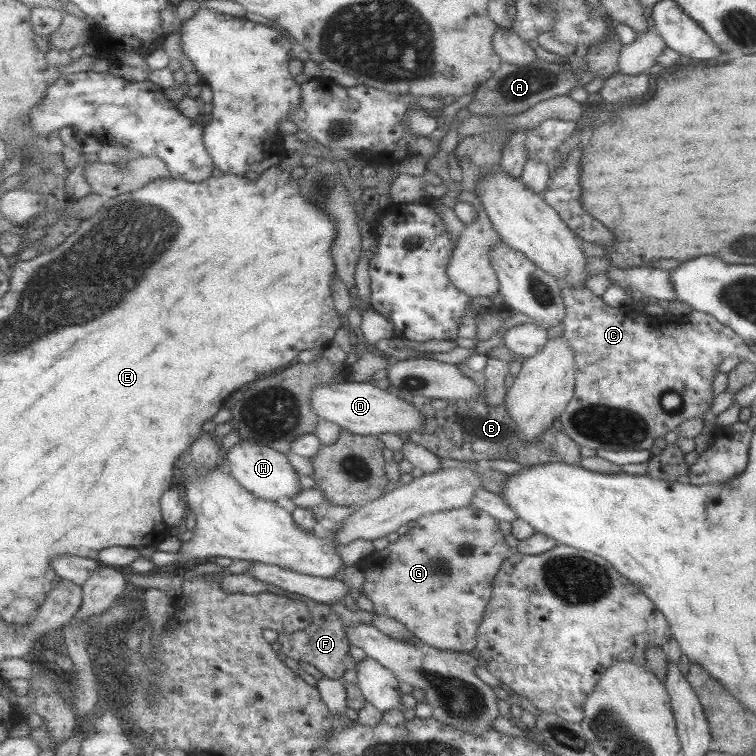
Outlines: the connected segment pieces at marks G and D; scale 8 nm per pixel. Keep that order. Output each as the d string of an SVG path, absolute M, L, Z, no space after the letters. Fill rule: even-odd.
M473 505L445 510L445 512L423 516L418 520L418 526L410 528L410 531L407 534L400 536L396 541L389 542L383 550L377 550L370 556L368 555L364 559L361 559L359 561L361 570L367 575L367 580L362 586L362 592L366 598L373 602L373 610L379 616L394 618L402 624L405 624L407 629L410 632L413 632L417 639L427 643L429 646L434 646L441 650L453 650L459 652L475 650L478 646L479 626L484 622L483 618L486 617L487 607L490 604L490 600L494 597L494 580L497 578L498 572L502 569L506 558L509 558L511 555L513 555L513 552L511 552L511 547L507 544L506 534L502 531L502 527L499 526L499 520L494 518L493 515Z
M370 381L318 384L311 395L311 406L320 420L334 422L343 429L361 436L391 432L399 436L409 436L413 431L424 427L422 411L413 402L405 401L392 393L373 386Z

